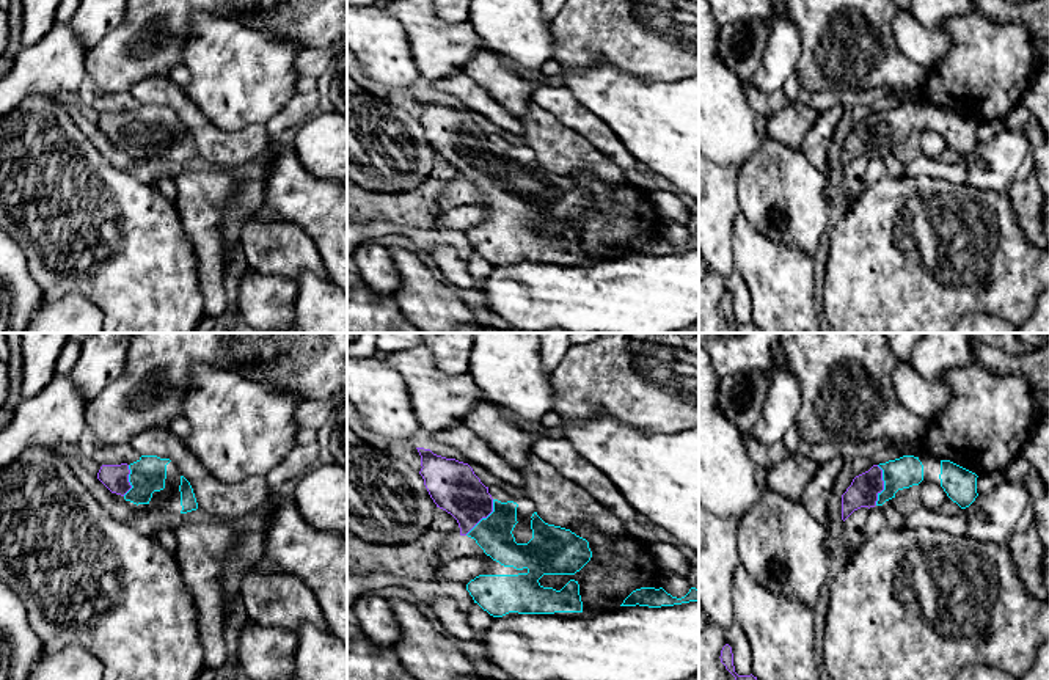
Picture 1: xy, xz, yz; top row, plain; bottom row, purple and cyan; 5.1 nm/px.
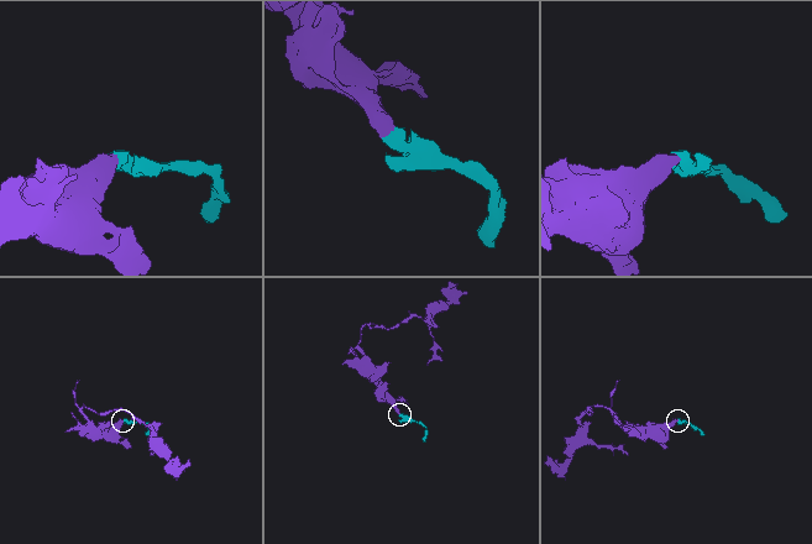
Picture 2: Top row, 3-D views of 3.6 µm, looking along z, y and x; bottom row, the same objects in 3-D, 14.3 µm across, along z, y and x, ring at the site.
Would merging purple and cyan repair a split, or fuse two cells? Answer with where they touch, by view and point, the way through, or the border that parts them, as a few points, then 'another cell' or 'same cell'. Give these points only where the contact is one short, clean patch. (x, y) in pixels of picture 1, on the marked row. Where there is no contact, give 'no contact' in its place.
meets purple in yz at (883, 486); runs through yz (864, 489), (883, 486), (894, 475), (902, 473); same cell

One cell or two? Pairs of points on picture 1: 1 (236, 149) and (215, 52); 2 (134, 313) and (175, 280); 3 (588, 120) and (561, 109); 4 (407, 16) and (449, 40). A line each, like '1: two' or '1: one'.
1: two
2: one
3: one
4: one

